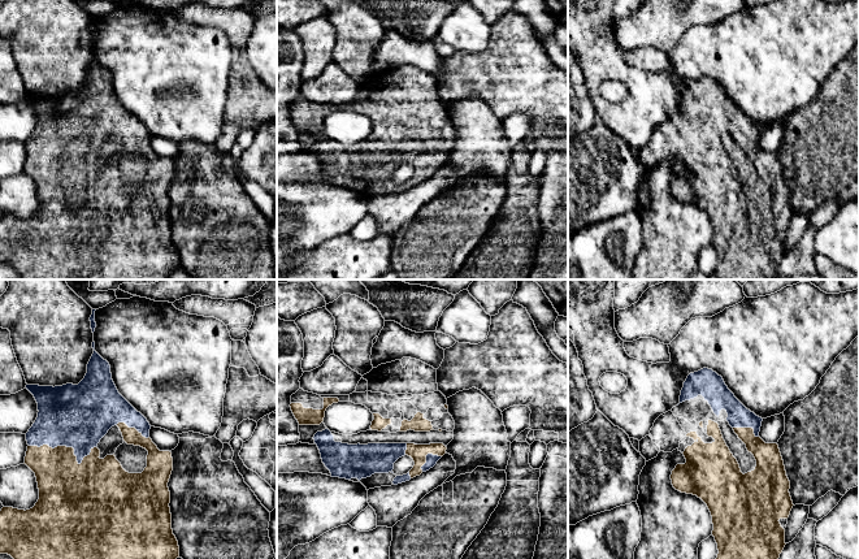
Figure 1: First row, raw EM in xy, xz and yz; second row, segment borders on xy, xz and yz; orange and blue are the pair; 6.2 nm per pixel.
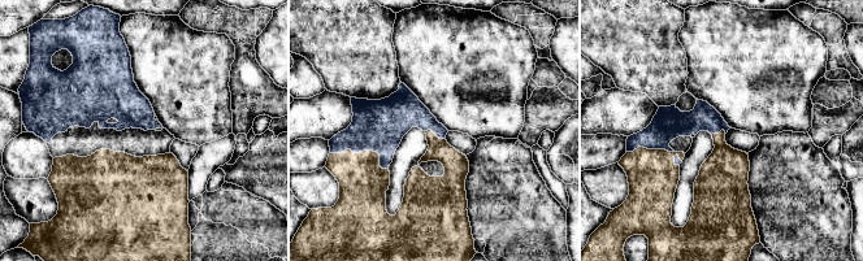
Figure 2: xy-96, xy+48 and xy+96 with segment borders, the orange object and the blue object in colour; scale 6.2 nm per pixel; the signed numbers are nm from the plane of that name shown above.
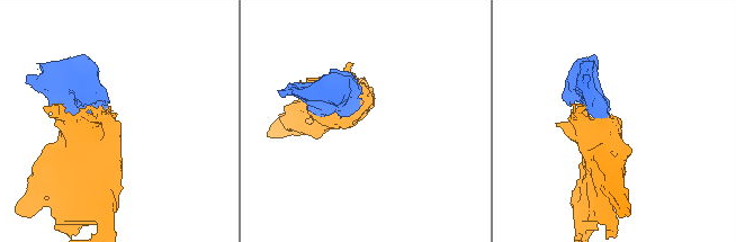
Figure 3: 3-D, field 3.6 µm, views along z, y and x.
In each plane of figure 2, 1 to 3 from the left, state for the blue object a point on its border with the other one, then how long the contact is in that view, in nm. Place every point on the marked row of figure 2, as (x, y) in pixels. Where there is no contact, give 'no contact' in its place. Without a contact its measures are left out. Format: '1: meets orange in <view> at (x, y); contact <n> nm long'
1: meets orange in xy-96 at (157, 129); contact 50 nm long
2: meets orange in xy+48 at (364, 151); contact 380 nm long
3: meets orange in xy+96 at (650, 149); contact 300 nm long

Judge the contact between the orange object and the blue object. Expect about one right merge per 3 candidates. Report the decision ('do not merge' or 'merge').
merge

